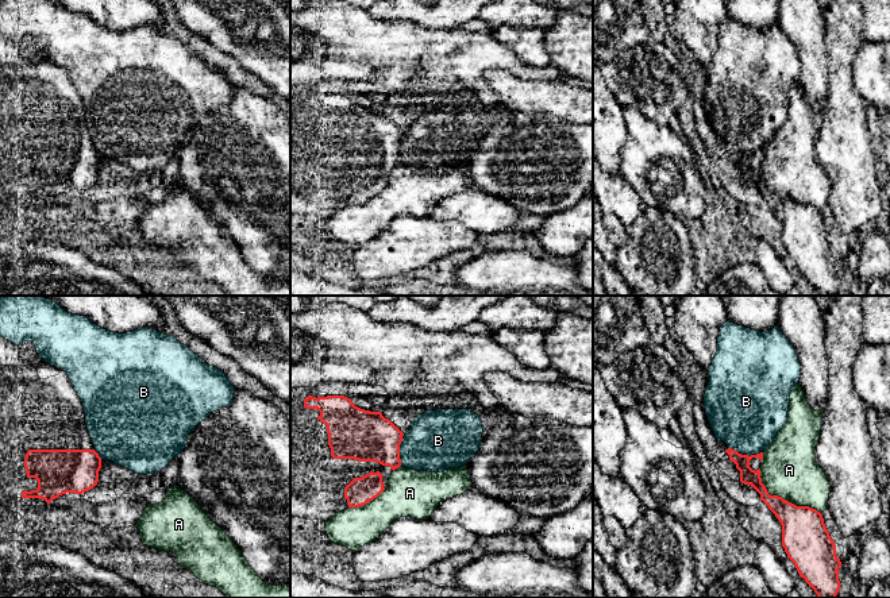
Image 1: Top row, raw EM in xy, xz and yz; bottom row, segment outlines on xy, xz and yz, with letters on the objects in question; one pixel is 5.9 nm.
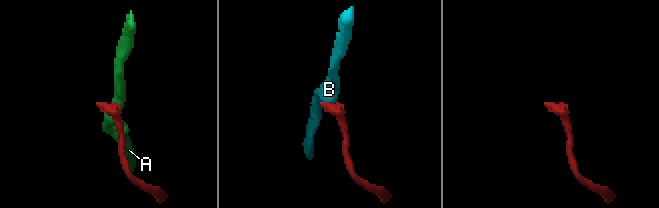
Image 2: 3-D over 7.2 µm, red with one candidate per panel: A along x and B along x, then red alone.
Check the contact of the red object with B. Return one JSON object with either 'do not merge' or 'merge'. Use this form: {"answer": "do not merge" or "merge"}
{"answer": "do not merge"}

